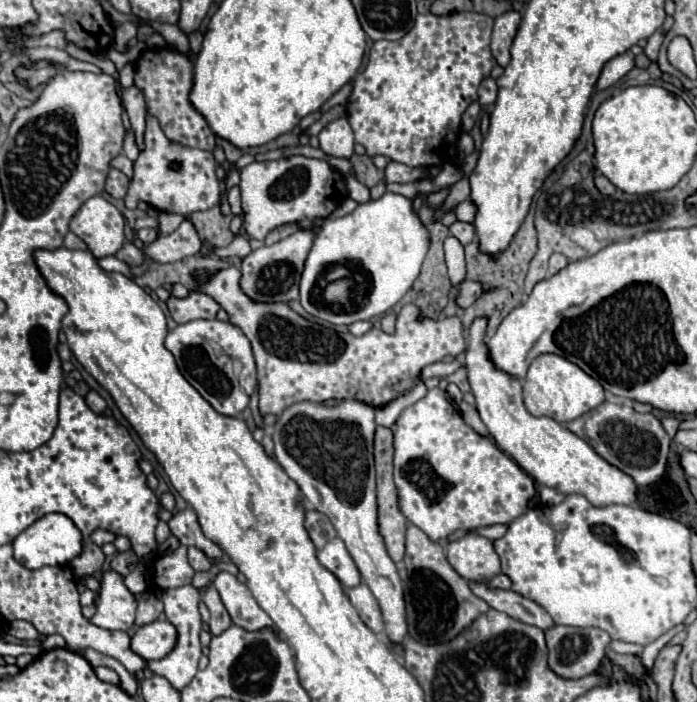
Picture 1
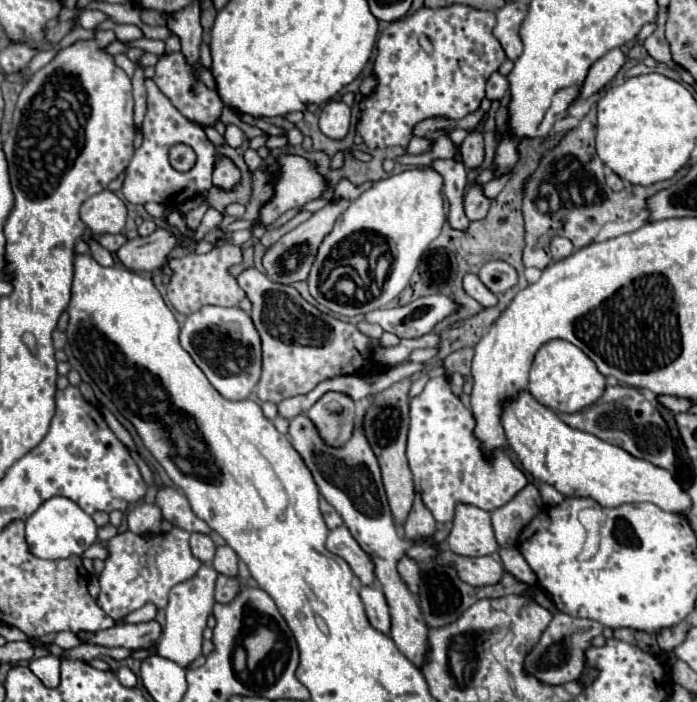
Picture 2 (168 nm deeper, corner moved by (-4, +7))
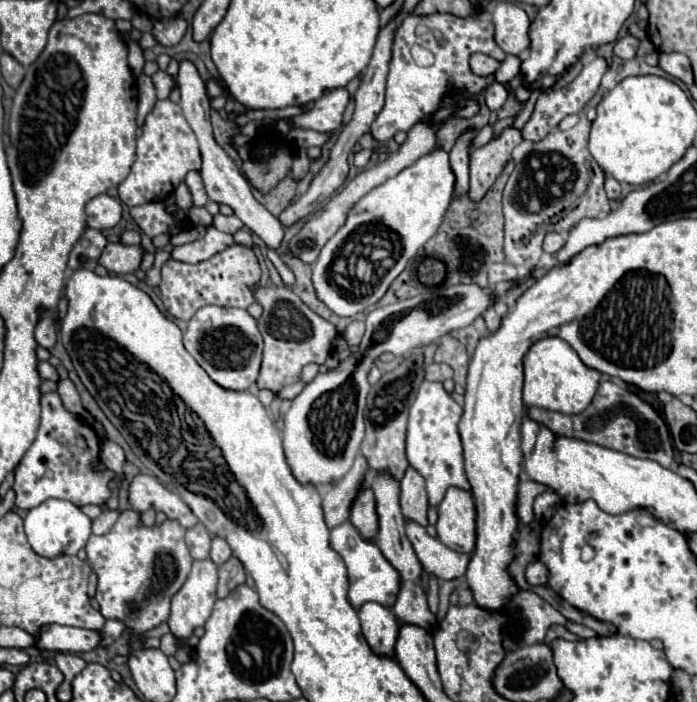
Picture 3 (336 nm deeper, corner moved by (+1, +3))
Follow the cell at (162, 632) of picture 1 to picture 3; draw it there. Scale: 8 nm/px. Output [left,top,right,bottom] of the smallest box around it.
[37,627,101,653]

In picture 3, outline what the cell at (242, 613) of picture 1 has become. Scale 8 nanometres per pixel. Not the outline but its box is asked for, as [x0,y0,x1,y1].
[211,537,231,565]

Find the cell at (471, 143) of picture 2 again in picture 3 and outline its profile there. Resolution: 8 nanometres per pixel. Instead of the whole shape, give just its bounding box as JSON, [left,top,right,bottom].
[469,127,521,203]

